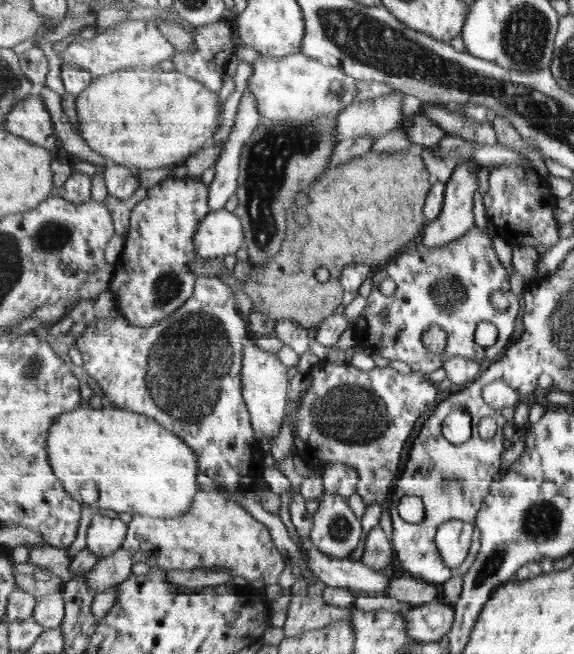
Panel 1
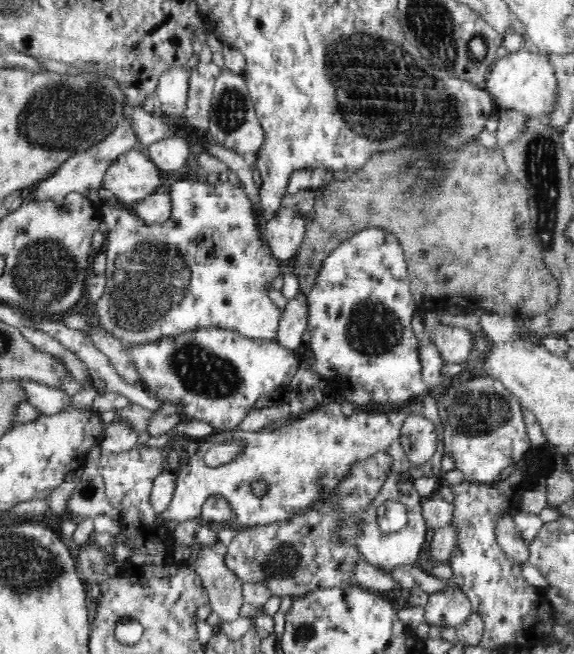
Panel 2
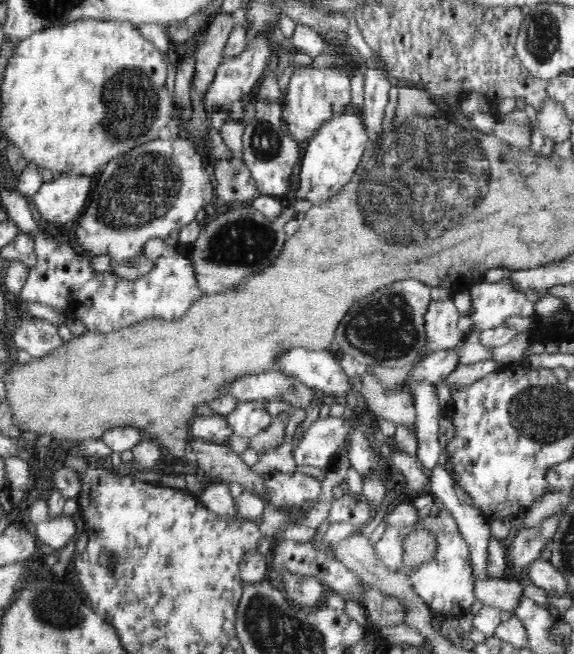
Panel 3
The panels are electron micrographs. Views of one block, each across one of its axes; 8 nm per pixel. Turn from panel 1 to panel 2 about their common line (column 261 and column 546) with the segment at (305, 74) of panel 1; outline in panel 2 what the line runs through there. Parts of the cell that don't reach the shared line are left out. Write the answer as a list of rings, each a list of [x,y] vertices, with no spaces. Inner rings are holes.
[[[534,49],[520,50],[506,58],[494,60],[488,70],[483,87],[493,96],[498,110],[516,110],[530,117],[550,114],[556,90],[555,70],[549,56]]]

